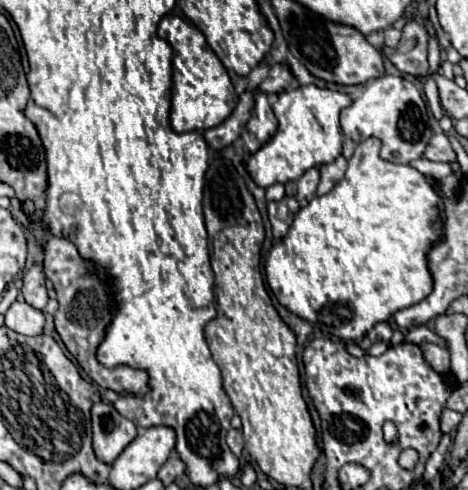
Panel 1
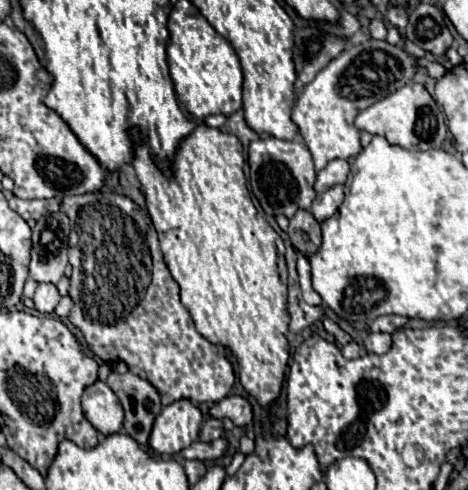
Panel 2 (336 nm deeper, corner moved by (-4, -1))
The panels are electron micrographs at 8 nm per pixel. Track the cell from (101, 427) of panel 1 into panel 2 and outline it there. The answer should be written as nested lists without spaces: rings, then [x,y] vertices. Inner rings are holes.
[[[96,380],[92,386],[86,386],[82,394],[82,410],[90,424],[104,436],[114,434],[122,428],[122,406],[116,394],[102,380]]]

